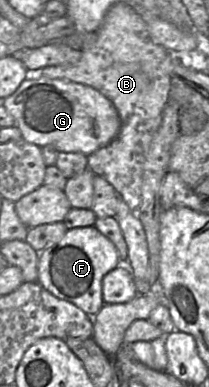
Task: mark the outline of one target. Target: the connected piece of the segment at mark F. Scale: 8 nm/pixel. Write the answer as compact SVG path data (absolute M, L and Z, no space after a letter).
M93 226L68 229L64 236L40 252L38 281L56 297L78 306L89 316L94 317L104 306L102 280L104 276L121 264L115 245Z

